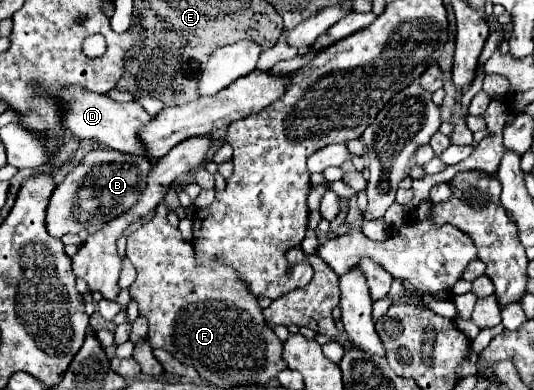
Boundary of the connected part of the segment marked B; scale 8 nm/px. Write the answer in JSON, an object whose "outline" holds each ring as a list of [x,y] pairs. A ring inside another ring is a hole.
{"outline":[[[93,150],[81,164],[67,174],[67,178],[55,188],[47,208],[47,232],[53,238],[63,234],[77,234],[91,224],[111,222],[117,216],[129,212],[147,186],[147,174],[151,160],[141,156],[129,156],[115,150]]]}

